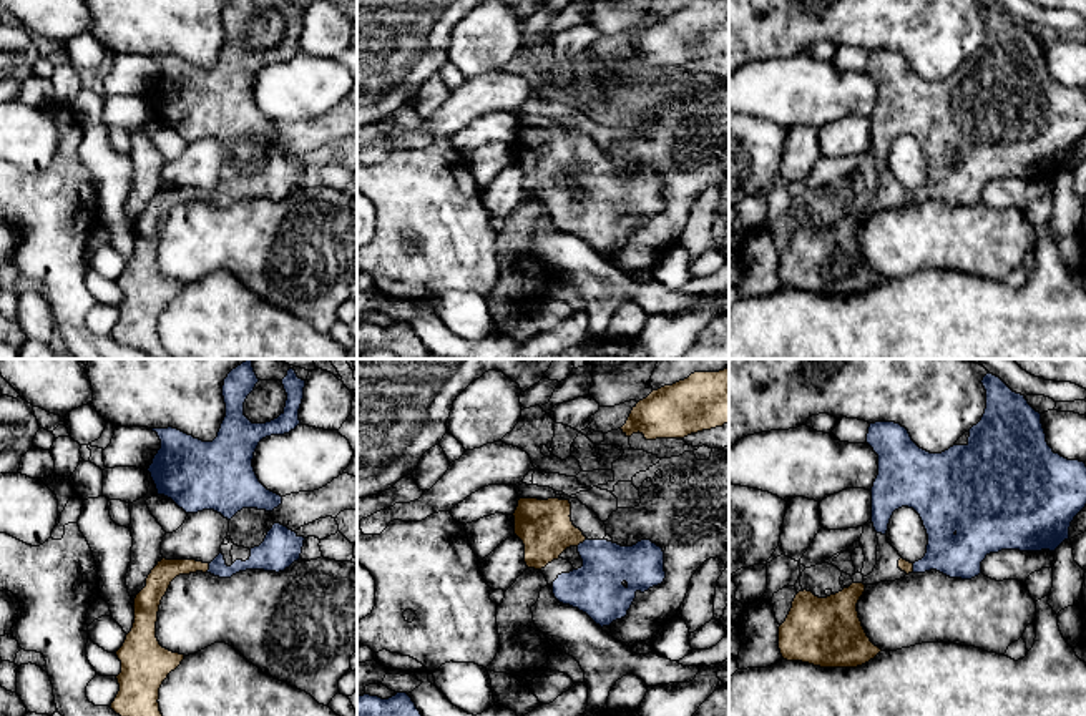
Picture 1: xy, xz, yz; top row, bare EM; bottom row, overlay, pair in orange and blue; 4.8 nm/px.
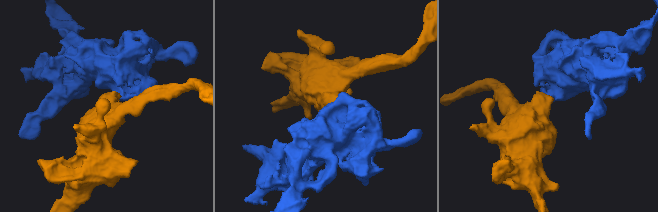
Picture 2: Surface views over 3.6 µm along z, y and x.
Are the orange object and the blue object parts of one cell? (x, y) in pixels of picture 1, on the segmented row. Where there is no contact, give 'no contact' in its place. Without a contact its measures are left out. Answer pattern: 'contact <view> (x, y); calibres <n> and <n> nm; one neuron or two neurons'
contact xz (582, 542); calibres 260 and 260 nm; one neuron

